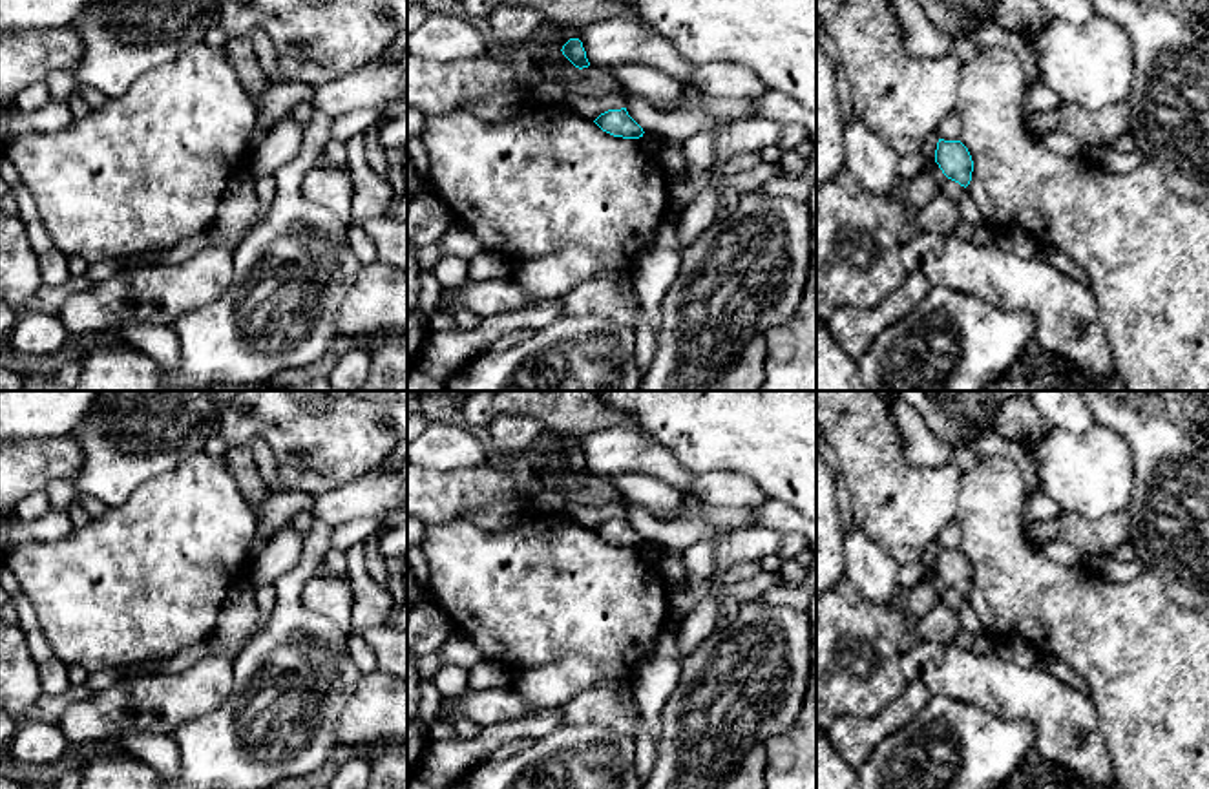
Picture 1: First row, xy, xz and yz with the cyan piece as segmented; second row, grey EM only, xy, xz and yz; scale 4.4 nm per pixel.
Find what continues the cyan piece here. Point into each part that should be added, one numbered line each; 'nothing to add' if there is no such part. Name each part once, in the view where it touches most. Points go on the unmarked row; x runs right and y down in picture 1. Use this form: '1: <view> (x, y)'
nothing to add

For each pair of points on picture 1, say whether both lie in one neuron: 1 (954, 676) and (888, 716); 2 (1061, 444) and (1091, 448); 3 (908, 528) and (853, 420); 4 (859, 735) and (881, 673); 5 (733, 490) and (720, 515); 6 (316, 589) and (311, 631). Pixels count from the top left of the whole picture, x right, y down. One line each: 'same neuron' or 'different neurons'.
1: different neurons
2: same neuron
3: same neuron
4: different neurons
5: different neurons
6: different neurons

